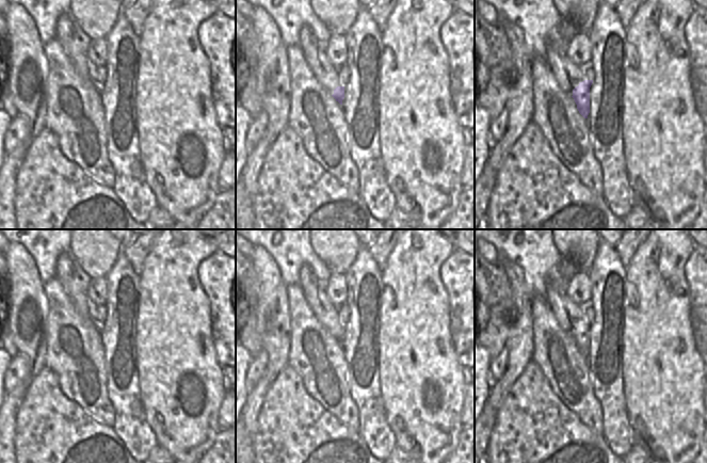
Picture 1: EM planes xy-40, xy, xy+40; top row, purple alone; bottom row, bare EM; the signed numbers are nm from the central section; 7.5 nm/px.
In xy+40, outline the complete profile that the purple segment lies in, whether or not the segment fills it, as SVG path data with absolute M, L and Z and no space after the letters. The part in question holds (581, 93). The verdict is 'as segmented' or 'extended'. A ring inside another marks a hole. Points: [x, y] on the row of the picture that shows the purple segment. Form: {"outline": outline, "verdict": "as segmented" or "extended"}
{"outline": "M584 80L579 83L573 90L573 98L577 105L577 109L579 113L584 117L588 118L590 113L590 87L593 83L593 80Z", "verdict": "as segmented"}

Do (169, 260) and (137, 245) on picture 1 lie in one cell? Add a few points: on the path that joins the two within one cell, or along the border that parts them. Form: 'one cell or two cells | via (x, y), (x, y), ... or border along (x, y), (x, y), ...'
two cells | border along (155, 240), (144, 260), (144, 268), (140, 274)

